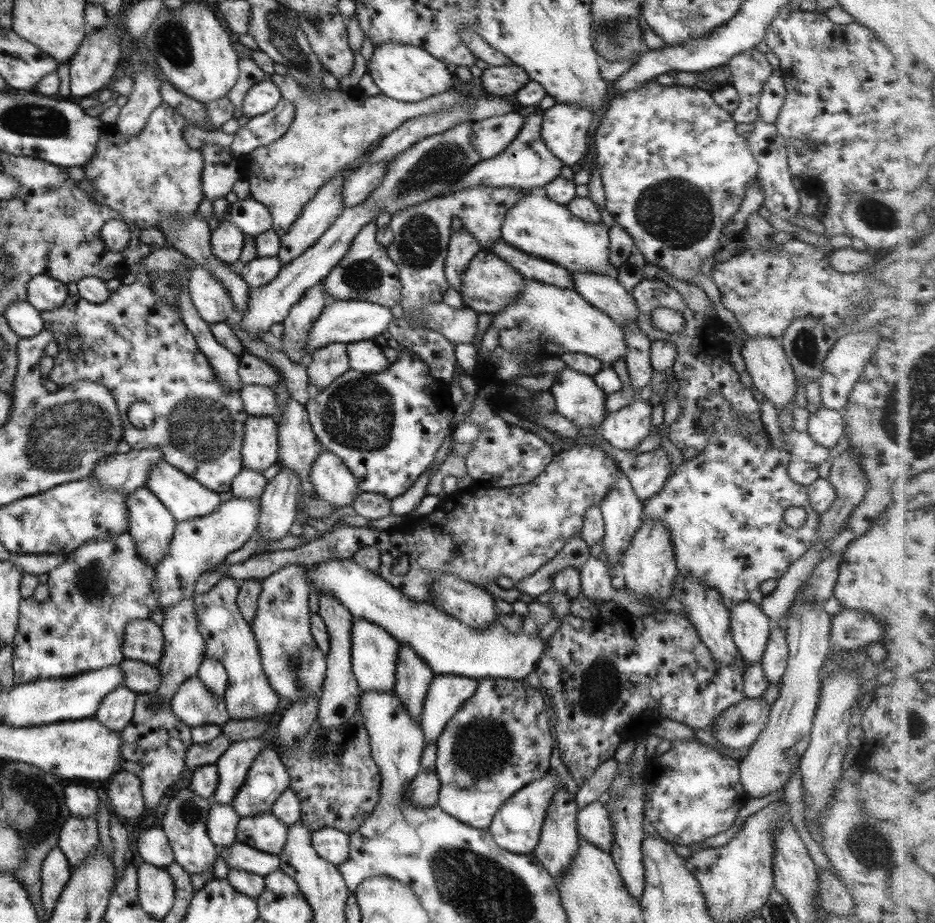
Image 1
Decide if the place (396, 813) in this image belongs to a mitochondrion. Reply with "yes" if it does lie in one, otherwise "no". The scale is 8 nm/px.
no

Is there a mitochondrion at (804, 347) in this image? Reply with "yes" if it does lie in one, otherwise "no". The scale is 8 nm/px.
yes

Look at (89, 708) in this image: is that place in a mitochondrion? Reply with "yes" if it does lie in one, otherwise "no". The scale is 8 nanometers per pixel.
no

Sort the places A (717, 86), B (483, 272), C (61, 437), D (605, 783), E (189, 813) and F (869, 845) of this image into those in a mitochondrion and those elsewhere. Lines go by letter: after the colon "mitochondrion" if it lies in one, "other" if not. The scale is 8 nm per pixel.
A: other
B: other
C: mitochondrion
D: other
E: mitochondrion
F: mitochondrion

